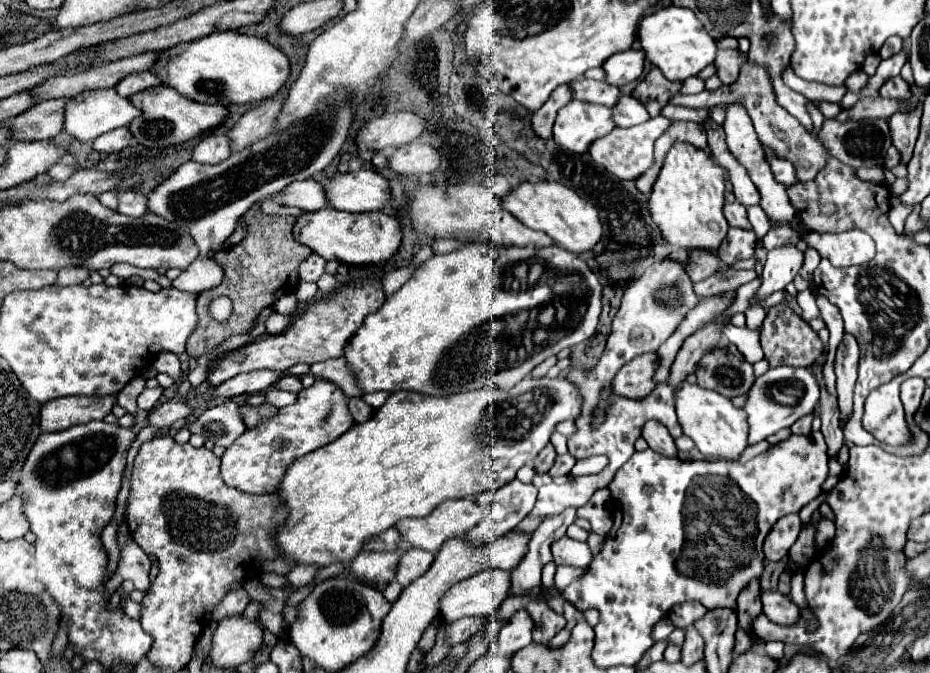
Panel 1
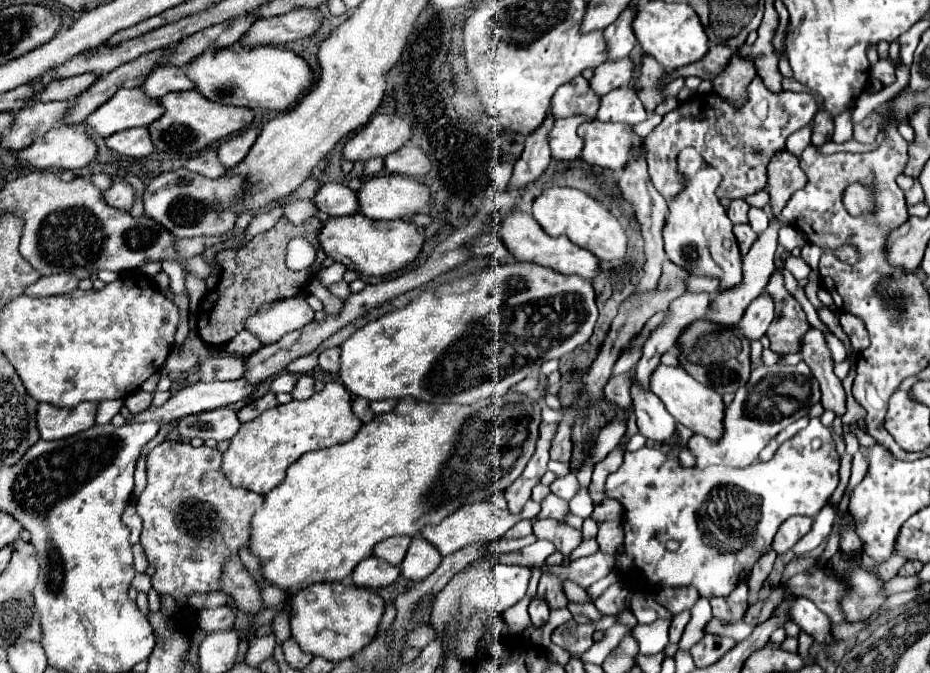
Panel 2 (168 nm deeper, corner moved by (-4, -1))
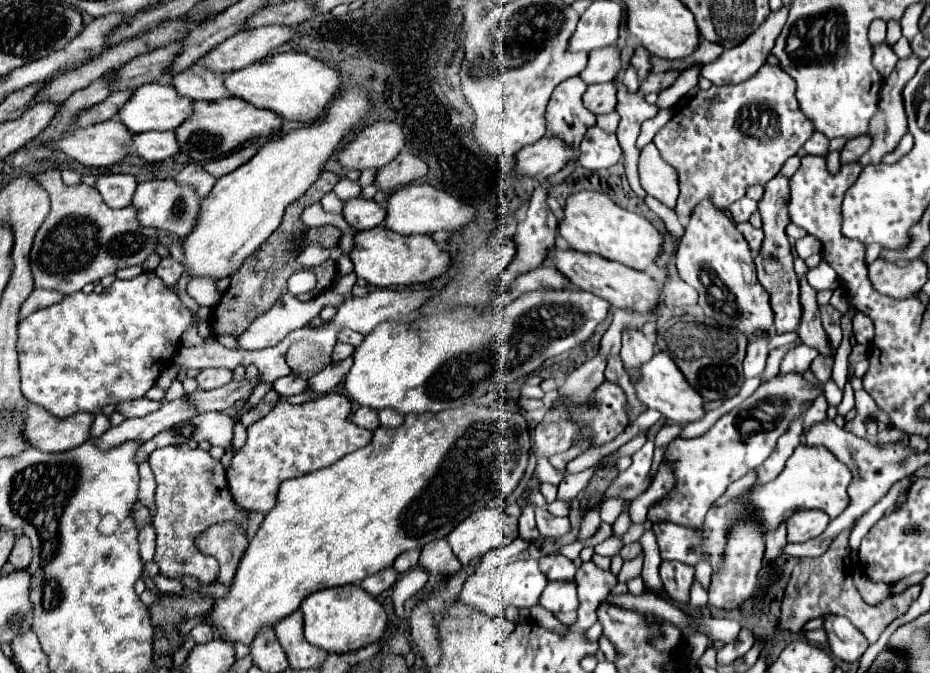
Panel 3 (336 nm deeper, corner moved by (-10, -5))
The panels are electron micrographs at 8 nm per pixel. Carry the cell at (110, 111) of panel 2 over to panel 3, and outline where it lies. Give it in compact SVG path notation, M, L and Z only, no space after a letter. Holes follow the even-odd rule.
M148 83L134 91L132 99L120 109L118 119L124 121L124 125L132 133L144 133L144 131L168 131L180 127L188 117L192 115L192 99L178 95L178 91L170 83Z

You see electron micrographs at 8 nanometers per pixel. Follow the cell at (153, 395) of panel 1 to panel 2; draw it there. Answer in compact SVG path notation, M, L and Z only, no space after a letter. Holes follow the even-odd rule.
M136 391L136 393L132 393L130 397L126 397L124 399L124 405L130 409L130 413L142 413L142 411L146 411L148 407L150 407L150 403L152 403L152 393L146 393L146 391Z

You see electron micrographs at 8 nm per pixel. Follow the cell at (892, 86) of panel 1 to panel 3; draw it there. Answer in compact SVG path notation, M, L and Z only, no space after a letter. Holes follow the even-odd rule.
M882 41L882 43L874 45L872 49L874 49L872 63L874 63L876 71L878 71L882 77L888 77L888 73L892 73L894 65L896 65L896 61L898 61L898 57L896 57L894 49L892 49L886 41Z

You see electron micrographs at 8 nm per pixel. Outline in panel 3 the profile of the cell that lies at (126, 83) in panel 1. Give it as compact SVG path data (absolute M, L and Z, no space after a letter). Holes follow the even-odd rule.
M192 65L188 71L178 73L172 79L176 91L184 97L194 97L196 101L218 101L230 97L230 91L224 87L224 75L200 69Z

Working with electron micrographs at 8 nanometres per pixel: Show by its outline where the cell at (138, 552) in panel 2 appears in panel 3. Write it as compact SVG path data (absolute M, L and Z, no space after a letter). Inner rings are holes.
M146 525L144 529L140 529L138 533L138 543L140 543L140 557L144 563L152 561L154 557L154 545L156 545L156 533L152 525Z

